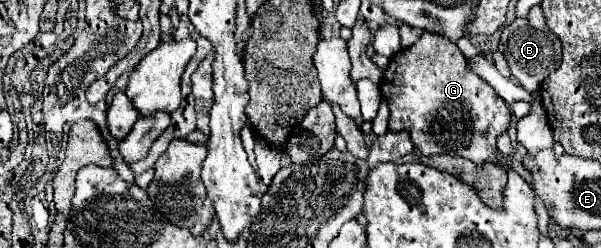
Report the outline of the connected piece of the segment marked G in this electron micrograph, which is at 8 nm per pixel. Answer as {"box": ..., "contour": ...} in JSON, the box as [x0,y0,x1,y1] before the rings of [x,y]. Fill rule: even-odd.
{"box":[380,32,510,164],"contour":[[[428,32],[414,46],[390,58],[380,92],[390,106],[388,128],[392,132],[410,132],[414,146],[424,156],[452,154],[484,164],[498,152],[496,136],[506,132],[510,124],[510,108],[484,78],[468,70],[468,62],[458,46],[444,36]]]}

